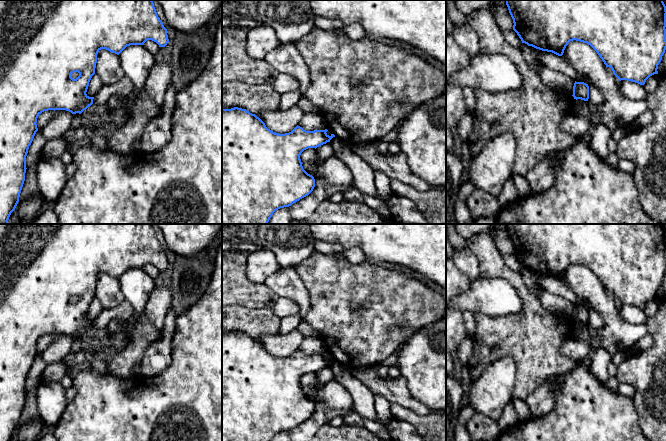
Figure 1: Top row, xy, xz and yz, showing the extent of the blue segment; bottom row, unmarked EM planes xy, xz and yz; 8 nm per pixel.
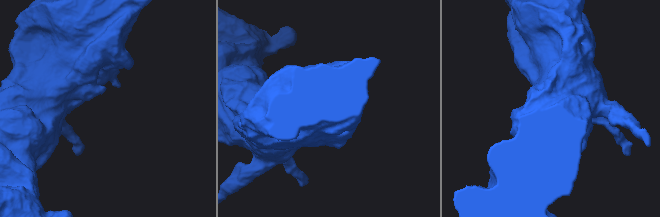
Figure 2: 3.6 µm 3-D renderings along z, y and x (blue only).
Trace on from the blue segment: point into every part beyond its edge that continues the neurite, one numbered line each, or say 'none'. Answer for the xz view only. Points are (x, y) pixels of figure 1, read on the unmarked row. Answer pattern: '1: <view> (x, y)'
none

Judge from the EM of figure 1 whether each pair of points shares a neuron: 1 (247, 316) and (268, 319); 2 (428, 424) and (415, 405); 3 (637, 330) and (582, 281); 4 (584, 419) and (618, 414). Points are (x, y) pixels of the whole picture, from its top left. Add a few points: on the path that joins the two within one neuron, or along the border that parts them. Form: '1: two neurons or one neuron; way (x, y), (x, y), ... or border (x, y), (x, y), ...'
1: one neuron; way (252, 319), (263, 319)
2: two neurons; border (399, 405), (418, 414), (428, 414), (431, 411)
3: one neuron; way (622, 326), (596, 296)
4: one neuron; way (592, 419), (610, 418)

